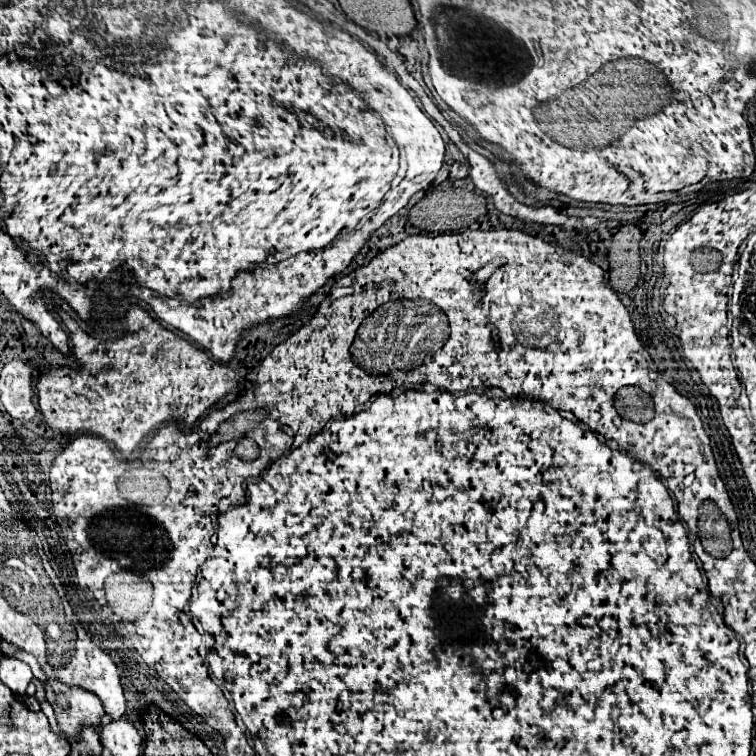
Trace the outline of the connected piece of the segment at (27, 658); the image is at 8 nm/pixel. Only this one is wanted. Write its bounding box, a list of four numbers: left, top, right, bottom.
[12,651,48,683]

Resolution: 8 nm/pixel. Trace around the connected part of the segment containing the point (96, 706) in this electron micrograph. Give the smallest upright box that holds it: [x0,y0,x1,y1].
[47,679,105,739]

